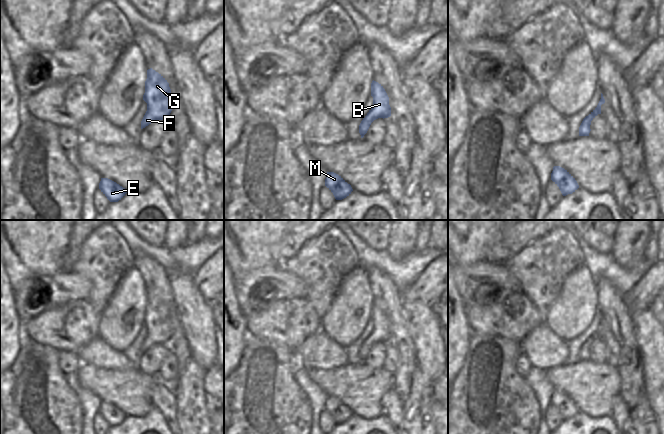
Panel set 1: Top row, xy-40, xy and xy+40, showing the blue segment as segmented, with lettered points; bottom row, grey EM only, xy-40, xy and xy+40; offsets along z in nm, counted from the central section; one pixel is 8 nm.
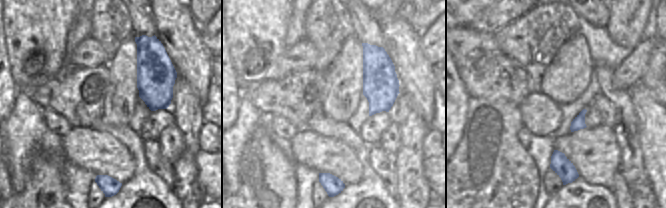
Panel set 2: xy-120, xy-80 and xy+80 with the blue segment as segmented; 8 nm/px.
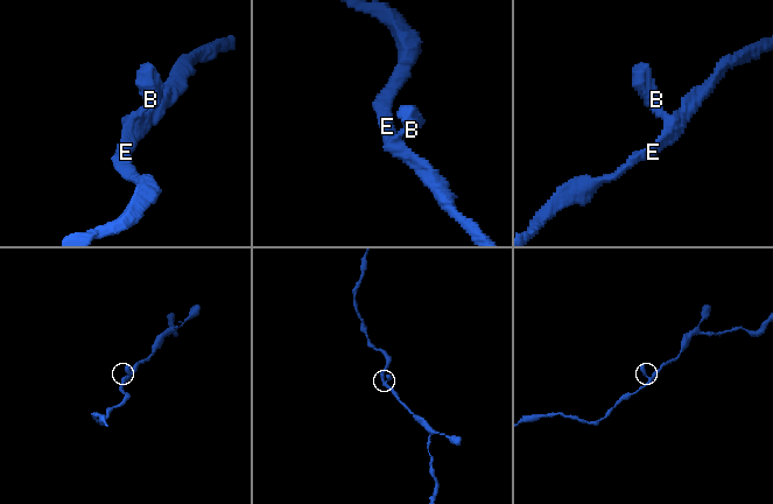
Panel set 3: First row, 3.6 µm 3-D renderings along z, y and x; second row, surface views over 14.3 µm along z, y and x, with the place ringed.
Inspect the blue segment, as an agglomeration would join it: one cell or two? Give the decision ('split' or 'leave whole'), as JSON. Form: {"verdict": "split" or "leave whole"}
{"verdict": "leave whole"}

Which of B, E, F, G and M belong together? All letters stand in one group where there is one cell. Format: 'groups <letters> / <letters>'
groups B E F G M

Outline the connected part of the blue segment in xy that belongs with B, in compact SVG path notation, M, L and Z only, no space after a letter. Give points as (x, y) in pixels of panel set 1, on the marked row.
M376 81L371 83L371 96L373 97L373 107L363 118L359 125L361 138L367 133L371 123L378 118L388 118L391 116L389 97L381 84Z

